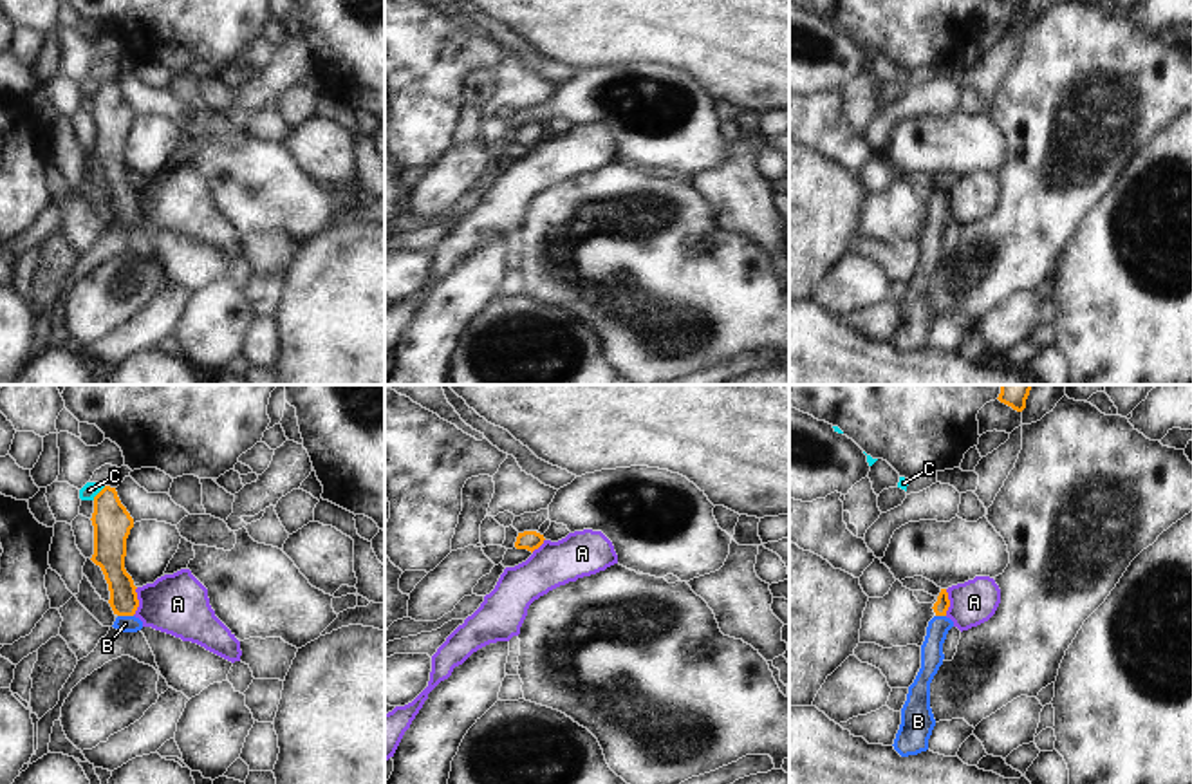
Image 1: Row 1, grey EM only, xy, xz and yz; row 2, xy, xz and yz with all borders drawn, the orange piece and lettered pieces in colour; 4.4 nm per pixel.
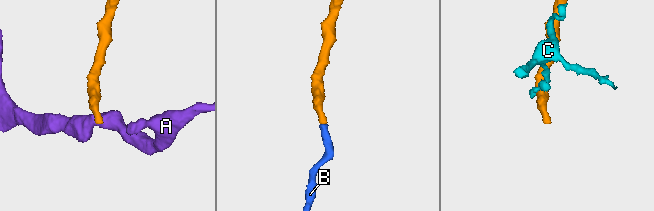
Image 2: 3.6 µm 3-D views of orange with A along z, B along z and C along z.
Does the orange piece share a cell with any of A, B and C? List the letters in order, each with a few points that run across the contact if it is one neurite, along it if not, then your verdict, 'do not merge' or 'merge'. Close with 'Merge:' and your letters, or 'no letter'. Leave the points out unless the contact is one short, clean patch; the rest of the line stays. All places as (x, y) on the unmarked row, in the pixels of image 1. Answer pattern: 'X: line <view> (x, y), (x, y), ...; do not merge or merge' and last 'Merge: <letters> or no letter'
A: line xy (138, 183), (138, 205), (132, 210); do not merge
B: merge
C: line xy (105, 82), (93, 94); do not merge
Merge: B

